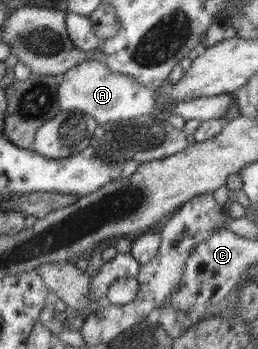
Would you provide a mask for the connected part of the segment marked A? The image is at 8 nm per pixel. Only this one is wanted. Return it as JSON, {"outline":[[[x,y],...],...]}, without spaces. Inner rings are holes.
{"outline":[[[86,59],[79,65],[70,67],[59,77],[58,82],[60,111],[81,112],[102,125],[108,121],[157,115],[153,97],[153,91],[140,86],[132,77],[111,71],[107,65],[95,59]]]}

